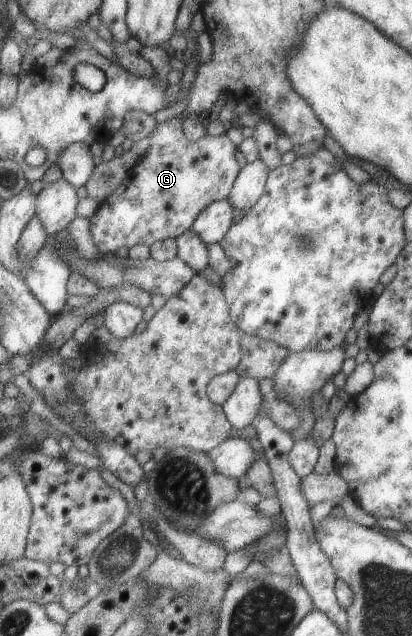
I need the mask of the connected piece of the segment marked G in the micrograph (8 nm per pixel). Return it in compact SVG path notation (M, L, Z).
M178 115L156 125L151 133L152 140L147 155L139 160L117 191L99 204L95 215L90 219L94 242L103 255L114 255L119 247L131 249L139 244L151 247L158 241L177 239L192 229L199 215L209 205L225 200L229 195L233 181L240 172L235 161L235 145L227 139L227 133L218 136L207 135L199 141L191 141L184 129L183 118L184 115Z

